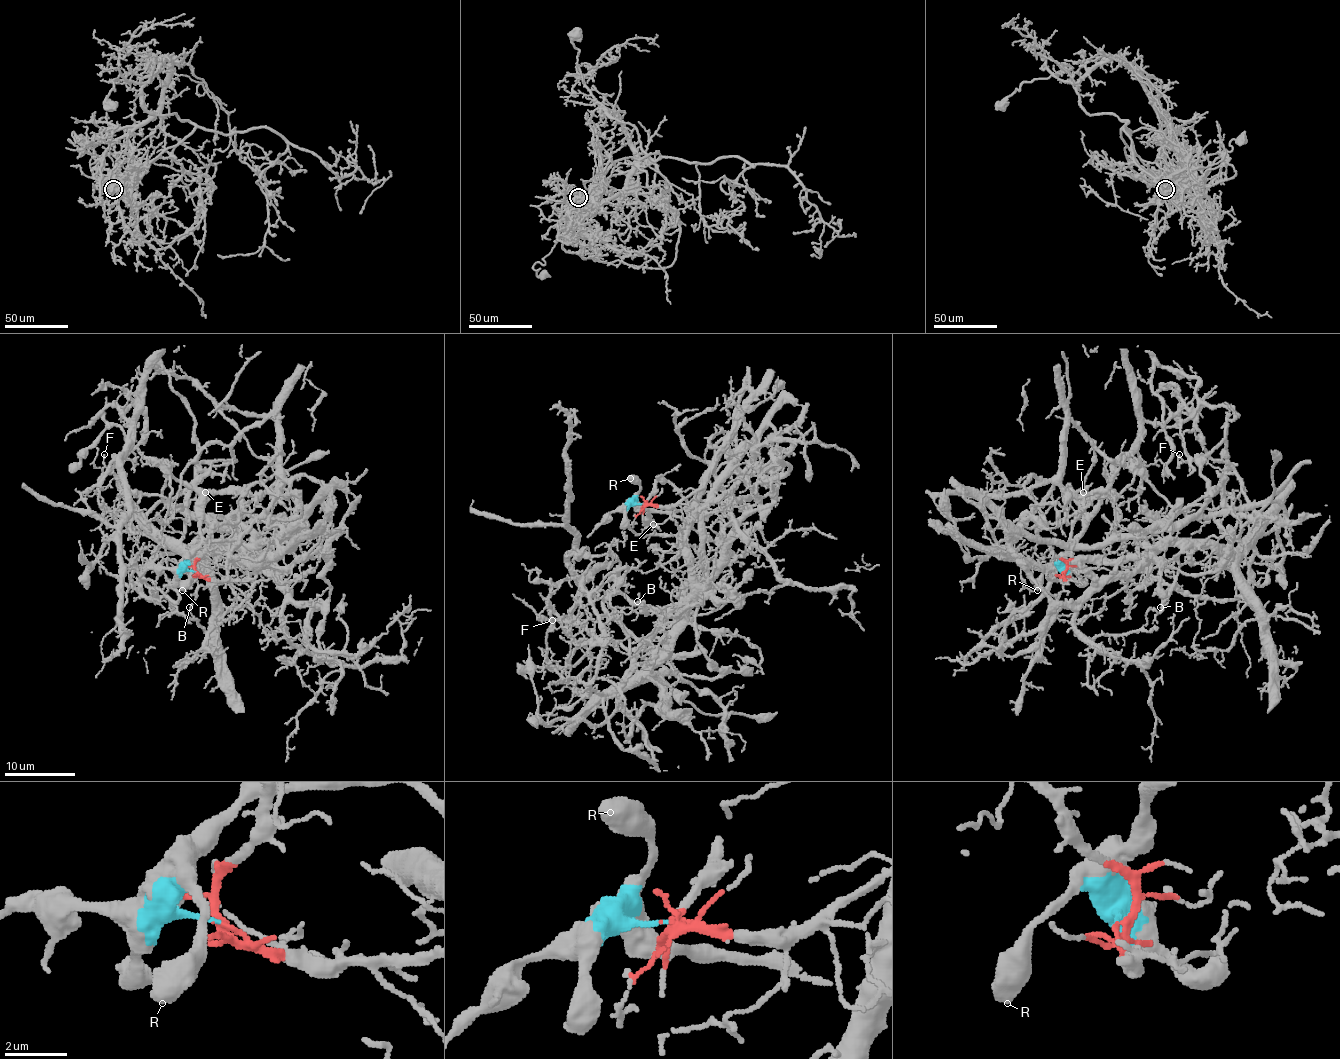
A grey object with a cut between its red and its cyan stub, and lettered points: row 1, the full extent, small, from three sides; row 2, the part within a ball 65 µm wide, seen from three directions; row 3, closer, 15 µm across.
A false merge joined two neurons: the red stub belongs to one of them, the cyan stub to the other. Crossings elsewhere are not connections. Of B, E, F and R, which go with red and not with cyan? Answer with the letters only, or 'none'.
B, F

